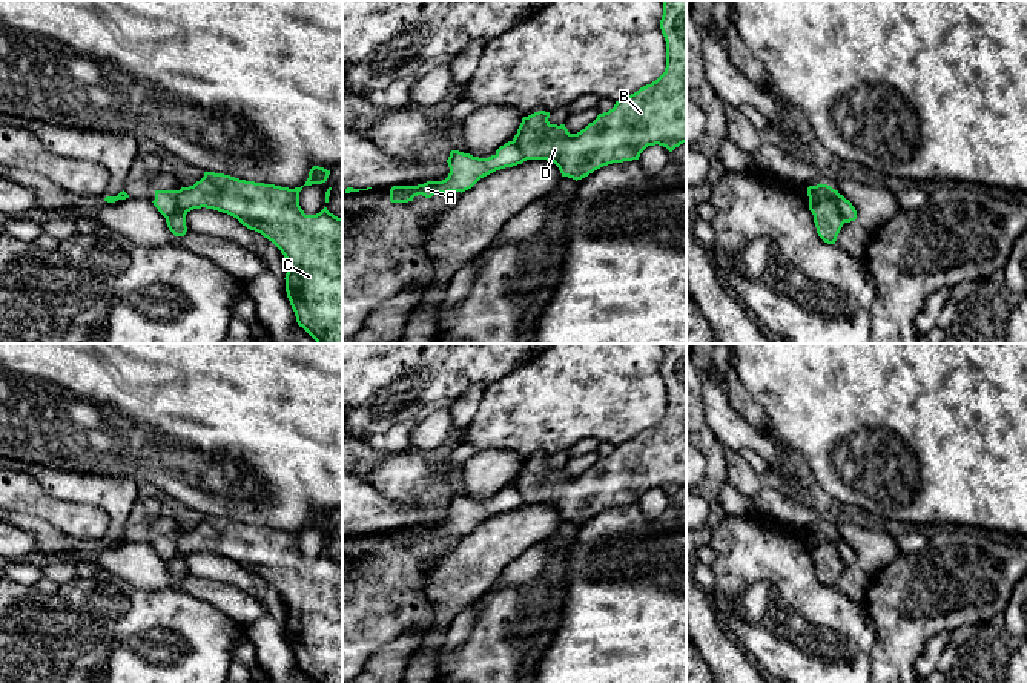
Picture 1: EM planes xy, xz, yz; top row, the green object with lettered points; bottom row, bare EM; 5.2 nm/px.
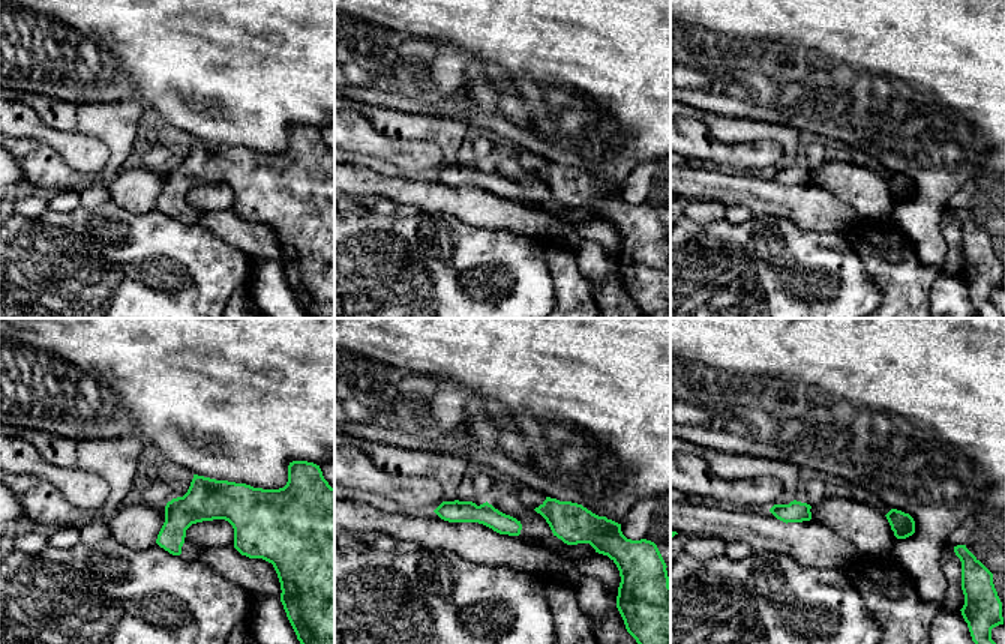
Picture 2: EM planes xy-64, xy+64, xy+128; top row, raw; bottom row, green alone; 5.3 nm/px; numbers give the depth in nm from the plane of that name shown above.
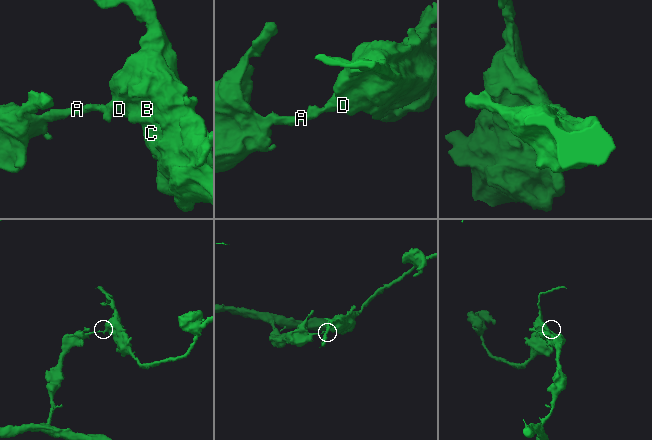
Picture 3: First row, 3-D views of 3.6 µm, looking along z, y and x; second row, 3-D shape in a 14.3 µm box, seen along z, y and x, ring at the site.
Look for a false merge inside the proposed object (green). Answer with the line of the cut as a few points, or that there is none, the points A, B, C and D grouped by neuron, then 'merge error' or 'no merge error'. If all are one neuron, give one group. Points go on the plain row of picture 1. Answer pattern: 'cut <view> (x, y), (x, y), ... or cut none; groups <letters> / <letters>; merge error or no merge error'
cut xy (177, 534), (177, 553), (166, 562); groups A / B C D; merge error

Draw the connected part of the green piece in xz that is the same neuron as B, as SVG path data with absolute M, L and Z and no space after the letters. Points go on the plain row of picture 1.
M663 344L660 373L666 385L666 411L655 425L616 445L577 477L570 477L565 468L551 468L545 454L523 460L513 482L523 500L551 505L562 520L577 525L603 510L639 503L648 490L659 488L672 496L686 487L686 344Z

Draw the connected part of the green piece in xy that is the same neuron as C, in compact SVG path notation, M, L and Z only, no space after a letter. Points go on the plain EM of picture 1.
M204 516L193 530L177 534L177 554L166 566L175 580L184 580L186 559L206 551L227 557L247 572L261 577L286 602L286 635L298 669L313 683L342 683L342 562L330 557L327 551L316 559L305 559L299 549L302 531L289 533Z

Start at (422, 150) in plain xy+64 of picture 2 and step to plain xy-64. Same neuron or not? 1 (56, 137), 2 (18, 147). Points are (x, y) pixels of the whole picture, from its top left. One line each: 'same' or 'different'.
1: same
2: different

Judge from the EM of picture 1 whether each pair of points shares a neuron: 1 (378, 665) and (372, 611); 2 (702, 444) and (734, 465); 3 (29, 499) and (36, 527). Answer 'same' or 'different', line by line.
1: different
2: different
3: different

